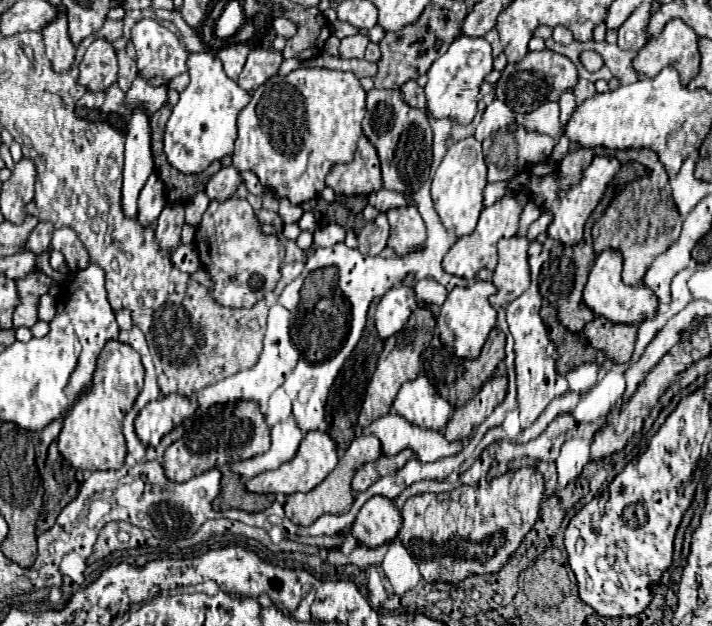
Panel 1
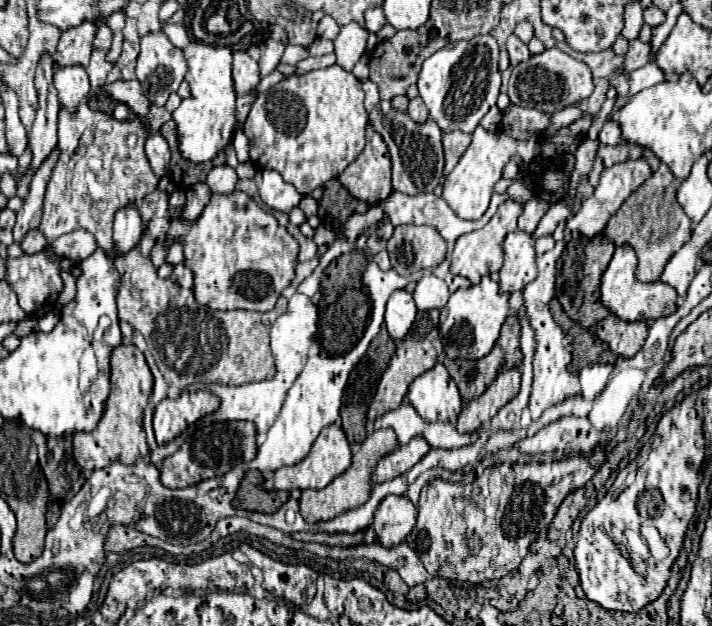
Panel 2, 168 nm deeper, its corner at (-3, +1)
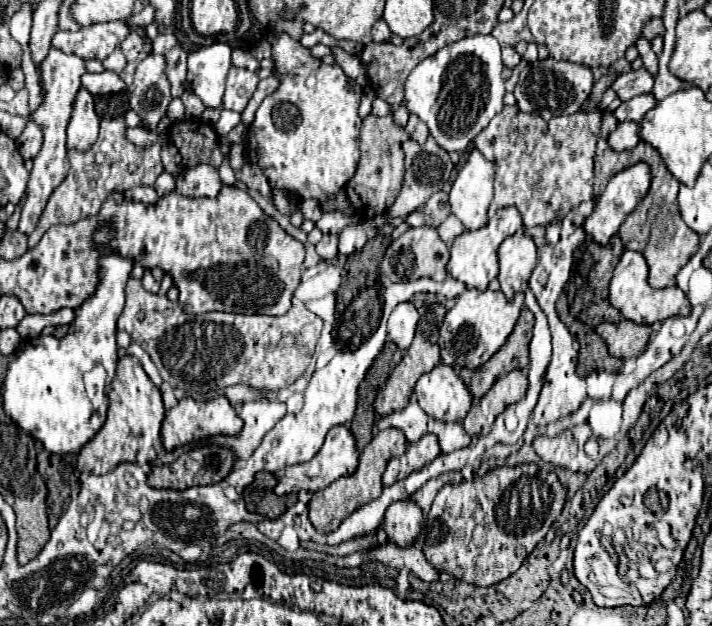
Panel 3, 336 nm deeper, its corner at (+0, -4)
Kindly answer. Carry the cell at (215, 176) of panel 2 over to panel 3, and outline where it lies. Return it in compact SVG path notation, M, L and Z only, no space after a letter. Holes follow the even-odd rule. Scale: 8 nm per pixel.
M198 165L188 171L178 173L176 177L176 191L186 197L218 197L222 189L222 179L218 169L210 165Z

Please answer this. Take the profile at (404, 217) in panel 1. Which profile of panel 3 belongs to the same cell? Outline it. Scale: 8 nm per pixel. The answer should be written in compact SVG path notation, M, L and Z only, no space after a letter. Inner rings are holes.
M418 227L418 229L408 229L402 237L394 239L380 263L382 273L386 273L394 283L398 281L410 281L418 277L430 277L434 281L444 281L446 279L446 263L450 259L450 251L446 243L440 239L438 231L434 227Z

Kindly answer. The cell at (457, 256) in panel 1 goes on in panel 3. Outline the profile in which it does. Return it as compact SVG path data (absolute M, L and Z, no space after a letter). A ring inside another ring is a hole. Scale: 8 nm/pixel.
M504 207L498 209L496 215L488 221L486 227L478 229L478 231L464 231L462 235L458 235L450 247L450 261L448 261L448 275L454 277L456 281L462 281L466 287L474 287L484 291L488 287L488 283L498 277L498 257L496 251L500 247L500 243L514 235L518 229L522 229L522 217L518 213L516 207Z

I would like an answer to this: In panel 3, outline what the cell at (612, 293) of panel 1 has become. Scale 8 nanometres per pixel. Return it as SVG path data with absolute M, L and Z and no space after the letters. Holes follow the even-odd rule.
M624 251L620 263L614 269L610 287L608 287L608 301L612 307L616 307L624 319L634 321L634 323L644 323L652 325L656 321L664 321L674 315L688 315L690 313L690 303L686 295L678 287L664 287L664 289L652 289L646 281L648 277L648 265L644 257L636 251Z

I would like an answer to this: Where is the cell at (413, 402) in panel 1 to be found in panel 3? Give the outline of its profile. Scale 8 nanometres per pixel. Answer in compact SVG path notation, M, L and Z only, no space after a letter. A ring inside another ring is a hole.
M438 363L430 373L418 379L414 395L426 415L454 423L460 423L466 417L472 403L472 397L454 367L444 363Z

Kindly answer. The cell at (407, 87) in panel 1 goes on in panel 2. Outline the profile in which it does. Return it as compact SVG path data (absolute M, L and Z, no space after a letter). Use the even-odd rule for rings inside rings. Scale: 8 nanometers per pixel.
M419 96L413 98L413 100L409 102L409 110L407 110L407 114L409 114L411 120L417 122L417 124L423 124L423 122L429 118L429 114L427 114L427 110L425 110L425 104L421 102Z

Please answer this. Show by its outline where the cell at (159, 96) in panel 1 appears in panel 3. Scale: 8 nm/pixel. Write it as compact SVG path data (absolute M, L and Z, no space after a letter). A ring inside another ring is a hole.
M112 71L104 73L84 73L82 87L88 89L92 95L110 95L110 93L124 93L128 91L126 83Z

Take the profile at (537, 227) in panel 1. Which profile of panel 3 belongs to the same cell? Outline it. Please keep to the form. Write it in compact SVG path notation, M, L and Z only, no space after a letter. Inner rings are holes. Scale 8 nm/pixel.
M632 121L618 123L616 129L606 139L606 143L610 143L610 149L614 151L626 151L630 147L636 147L638 141L640 141L638 123L632 123Z

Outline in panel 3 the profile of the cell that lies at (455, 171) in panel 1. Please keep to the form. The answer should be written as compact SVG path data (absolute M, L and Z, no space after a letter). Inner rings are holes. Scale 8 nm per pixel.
M472 149L450 191L452 215L460 219L466 229L480 229L486 225L486 211L492 201L492 185L494 163L490 163L478 149Z

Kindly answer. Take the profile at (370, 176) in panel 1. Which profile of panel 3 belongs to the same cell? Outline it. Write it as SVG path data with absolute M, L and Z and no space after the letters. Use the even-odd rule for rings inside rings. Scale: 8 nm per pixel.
M392 113L378 117L368 115L362 121L360 129L360 161L354 177L346 183L346 195L352 207L356 209L356 215L360 219L372 219L376 215L382 215L396 199L400 187L402 187L402 173L404 173L404 153L400 149L400 143L406 141L406 129L394 123Z

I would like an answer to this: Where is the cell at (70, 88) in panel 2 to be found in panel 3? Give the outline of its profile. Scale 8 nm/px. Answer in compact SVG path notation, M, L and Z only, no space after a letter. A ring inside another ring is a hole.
M82 87L74 99L74 111L68 123L68 147L70 149L88 149L98 137L100 117L94 113L94 99Z

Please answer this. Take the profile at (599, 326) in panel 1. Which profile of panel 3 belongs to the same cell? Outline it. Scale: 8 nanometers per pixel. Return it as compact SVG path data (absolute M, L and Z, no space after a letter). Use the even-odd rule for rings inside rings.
M622 319L618 323L598 325L596 333L606 341L610 355L618 359L628 359L628 357L638 357L646 349L652 327L636 325L630 323L628 319Z

